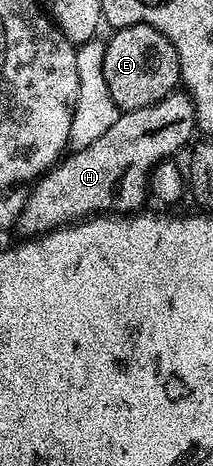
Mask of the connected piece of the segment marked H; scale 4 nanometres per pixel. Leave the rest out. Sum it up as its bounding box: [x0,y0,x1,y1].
[16,89,195,237]

